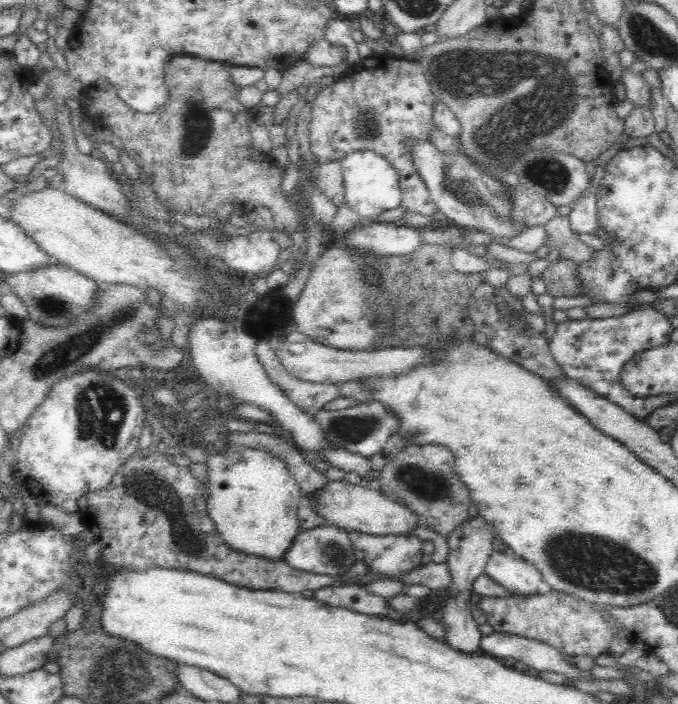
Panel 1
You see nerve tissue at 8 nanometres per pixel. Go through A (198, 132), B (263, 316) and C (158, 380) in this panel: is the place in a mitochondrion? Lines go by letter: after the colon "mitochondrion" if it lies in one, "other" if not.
A: mitochondrion
B: mitochondrion
C: other

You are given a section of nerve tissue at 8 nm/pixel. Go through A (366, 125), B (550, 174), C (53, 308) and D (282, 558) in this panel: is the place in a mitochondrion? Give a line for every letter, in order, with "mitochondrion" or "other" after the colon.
A: mitochondrion
B: mitochondrion
C: mitochondrion
D: other

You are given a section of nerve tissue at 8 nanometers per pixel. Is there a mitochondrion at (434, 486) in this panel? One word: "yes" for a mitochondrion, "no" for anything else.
yes

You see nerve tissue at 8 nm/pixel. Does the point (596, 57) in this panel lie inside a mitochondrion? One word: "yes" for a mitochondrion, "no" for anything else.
no

